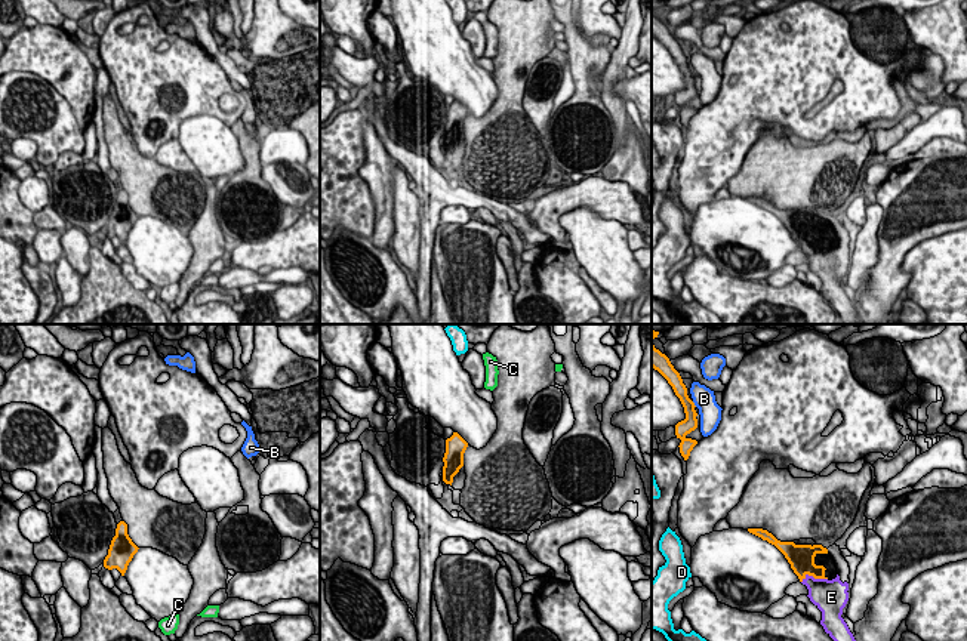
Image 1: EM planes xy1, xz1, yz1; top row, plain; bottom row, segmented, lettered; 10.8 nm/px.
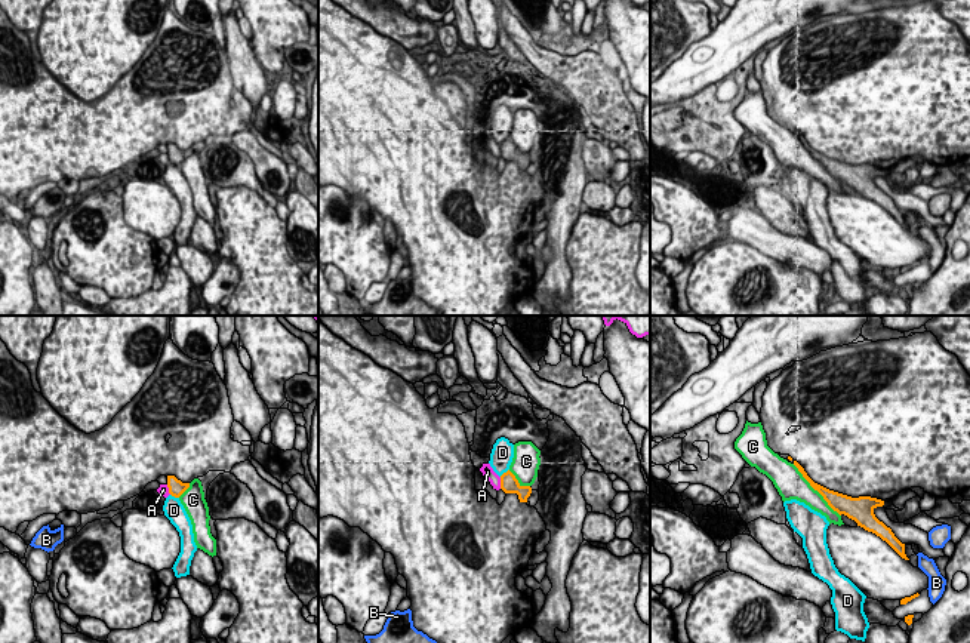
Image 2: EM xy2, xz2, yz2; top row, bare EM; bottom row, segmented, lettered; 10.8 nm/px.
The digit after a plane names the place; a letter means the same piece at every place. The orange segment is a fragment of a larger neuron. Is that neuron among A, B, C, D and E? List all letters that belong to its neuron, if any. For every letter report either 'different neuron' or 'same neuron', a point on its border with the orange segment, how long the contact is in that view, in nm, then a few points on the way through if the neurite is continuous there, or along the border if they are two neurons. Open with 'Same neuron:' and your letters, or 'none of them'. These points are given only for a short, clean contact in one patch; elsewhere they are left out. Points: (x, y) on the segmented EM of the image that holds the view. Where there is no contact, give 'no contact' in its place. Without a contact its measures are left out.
Same neuron: E
A: different neuron; contact xz2 (501, 483); length 130 nm; border xz2 (499, 477), (501, 488)
B: different neuron; contact yz1 (693, 404); length 80 nm
C: different neuron; contact yz2 (816, 489); length 750 nm
D: different neuron; contact xz2 (504, 473); length 140 nm
E: same neuron; contact yz1 (813, 576); length 300 nm; way yz1 (801, 557), (803, 566), (813, 576), (827, 594)

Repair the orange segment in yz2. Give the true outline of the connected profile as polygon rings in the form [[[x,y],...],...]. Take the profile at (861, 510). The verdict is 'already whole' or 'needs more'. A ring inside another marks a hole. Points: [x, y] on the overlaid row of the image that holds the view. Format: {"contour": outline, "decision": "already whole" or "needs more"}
{"contour": [[[794,461],[794,465],[798,468],[803,477],[810,483],[810,486],[823,496],[823,499],[834,511],[837,511],[840,516],[841,514],[847,516],[849,519],[854,520],[857,526],[863,527],[868,532],[875,533],[883,541],[886,541],[902,559],[909,560],[905,554],[905,544],[902,544],[894,536],[892,529],[887,527],[883,522],[880,522],[874,514],[874,510],[877,507],[883,507],[884,501],[871,496],[852,498],[829,490],[815,483],[797,461]]], "decision": "already whole"}

